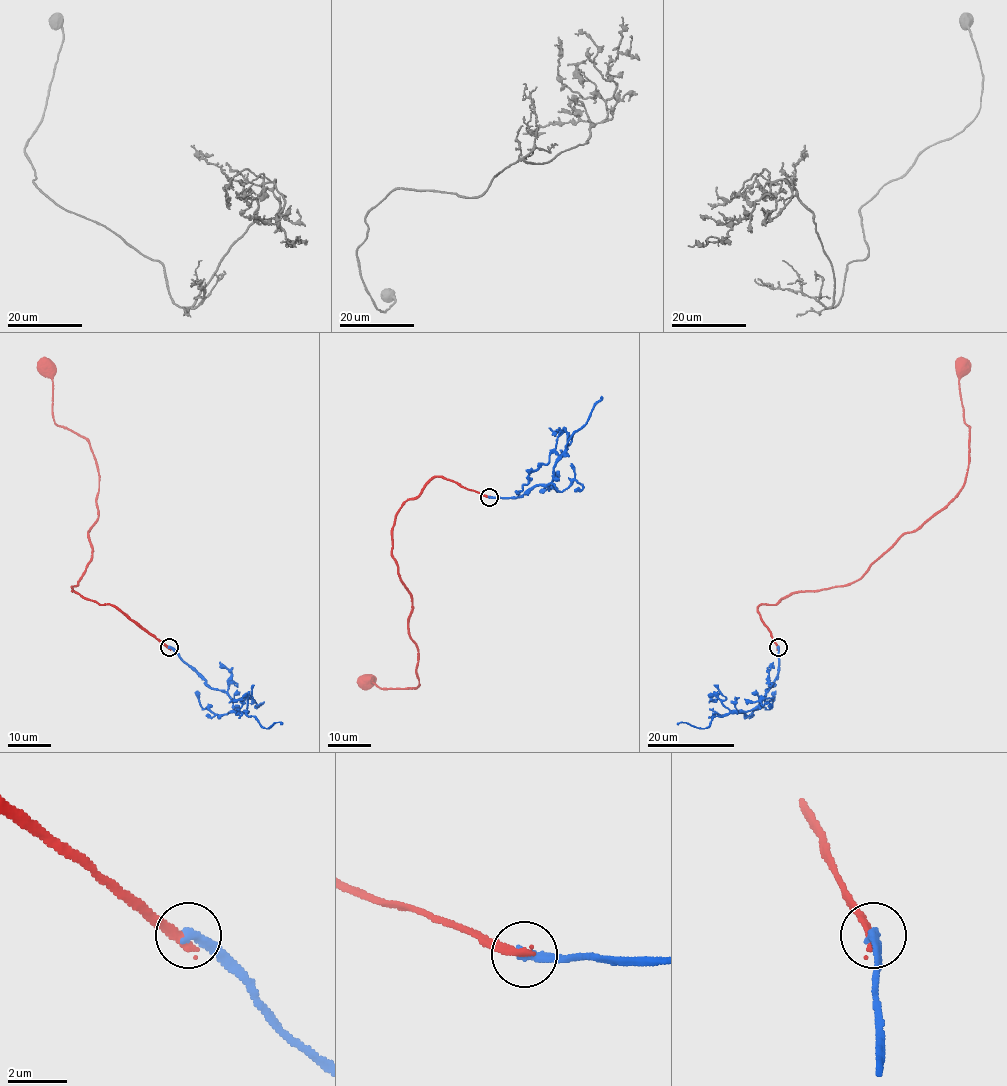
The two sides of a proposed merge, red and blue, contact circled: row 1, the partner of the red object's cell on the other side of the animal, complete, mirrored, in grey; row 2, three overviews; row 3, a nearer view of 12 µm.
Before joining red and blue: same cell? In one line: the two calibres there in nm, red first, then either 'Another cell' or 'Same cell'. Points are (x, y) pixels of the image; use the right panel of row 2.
Thickness 340 nm (red) against 320 nm. Another cell

